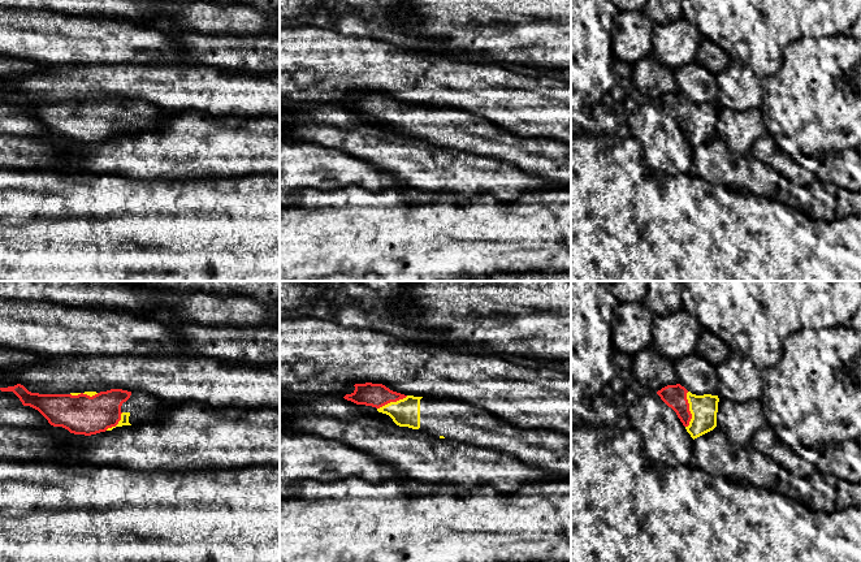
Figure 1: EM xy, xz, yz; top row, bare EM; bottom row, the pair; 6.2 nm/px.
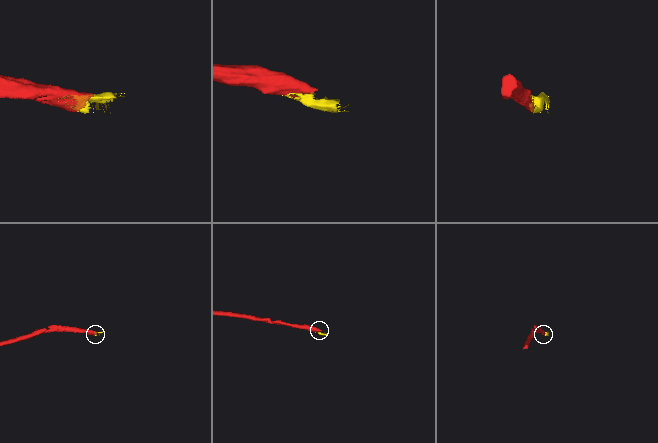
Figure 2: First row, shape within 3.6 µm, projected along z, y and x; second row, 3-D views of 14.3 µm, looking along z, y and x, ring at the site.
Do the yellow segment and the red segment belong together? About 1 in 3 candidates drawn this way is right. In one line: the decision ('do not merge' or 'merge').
merge

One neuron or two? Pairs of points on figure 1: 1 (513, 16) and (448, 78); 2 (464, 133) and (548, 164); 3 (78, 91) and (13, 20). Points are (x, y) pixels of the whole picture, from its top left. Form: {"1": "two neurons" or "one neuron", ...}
{"1": "two neurons", "2": "one neuron", "3": "two neurons"}

